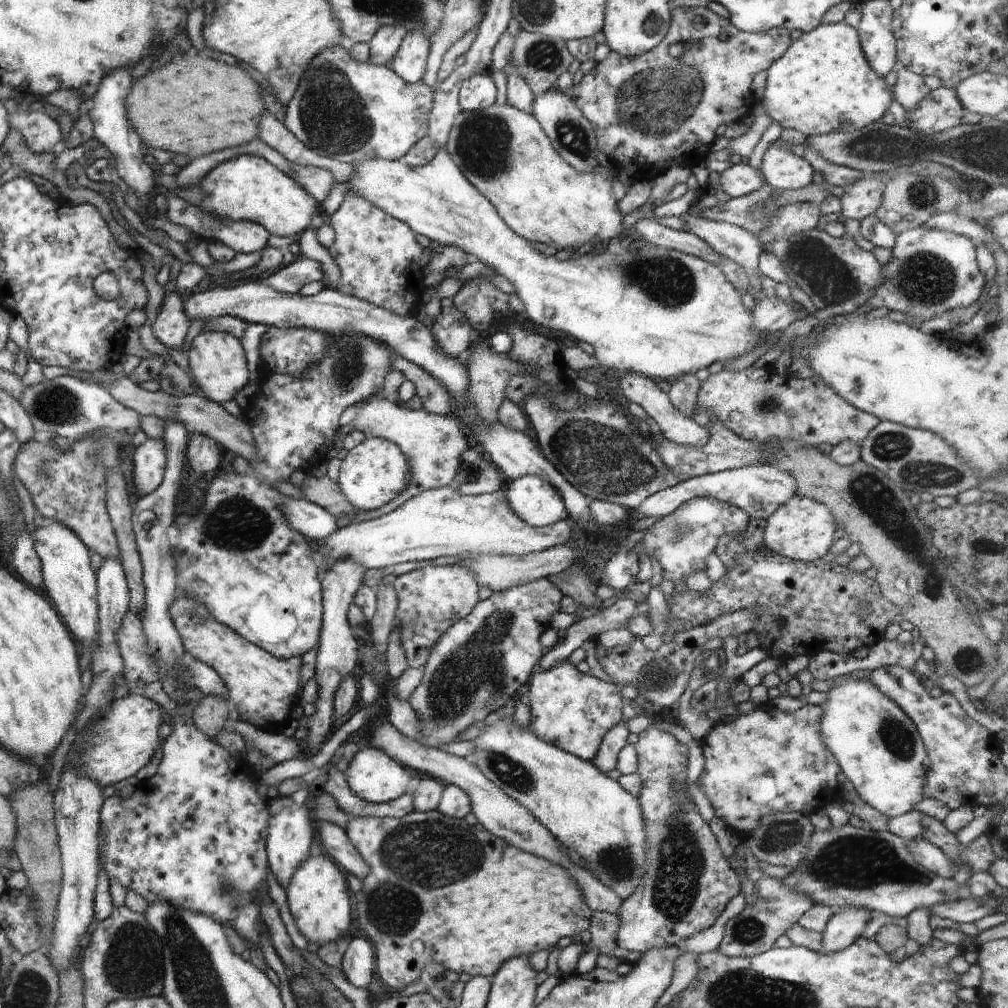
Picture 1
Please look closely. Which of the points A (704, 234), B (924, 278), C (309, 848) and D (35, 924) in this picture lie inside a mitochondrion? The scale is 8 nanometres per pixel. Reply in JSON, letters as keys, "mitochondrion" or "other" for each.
{"A":"other","B":"mitochondrion","C":"other","D":"other"}

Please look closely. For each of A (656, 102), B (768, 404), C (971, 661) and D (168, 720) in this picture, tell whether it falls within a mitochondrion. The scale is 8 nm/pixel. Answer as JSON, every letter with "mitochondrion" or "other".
{"A":"mitochondrion","B":"mitochondrion","C":"mitochondrion","D":"other"}

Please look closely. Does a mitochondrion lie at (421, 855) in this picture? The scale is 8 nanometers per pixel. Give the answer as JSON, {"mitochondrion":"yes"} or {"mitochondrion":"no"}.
{"mitochondrion":"yes"}

